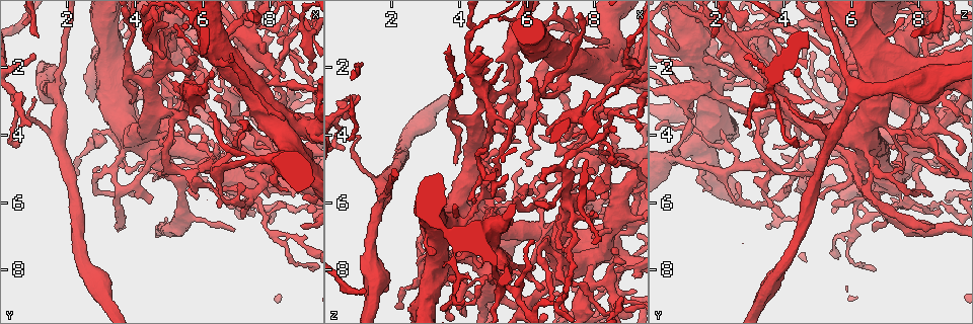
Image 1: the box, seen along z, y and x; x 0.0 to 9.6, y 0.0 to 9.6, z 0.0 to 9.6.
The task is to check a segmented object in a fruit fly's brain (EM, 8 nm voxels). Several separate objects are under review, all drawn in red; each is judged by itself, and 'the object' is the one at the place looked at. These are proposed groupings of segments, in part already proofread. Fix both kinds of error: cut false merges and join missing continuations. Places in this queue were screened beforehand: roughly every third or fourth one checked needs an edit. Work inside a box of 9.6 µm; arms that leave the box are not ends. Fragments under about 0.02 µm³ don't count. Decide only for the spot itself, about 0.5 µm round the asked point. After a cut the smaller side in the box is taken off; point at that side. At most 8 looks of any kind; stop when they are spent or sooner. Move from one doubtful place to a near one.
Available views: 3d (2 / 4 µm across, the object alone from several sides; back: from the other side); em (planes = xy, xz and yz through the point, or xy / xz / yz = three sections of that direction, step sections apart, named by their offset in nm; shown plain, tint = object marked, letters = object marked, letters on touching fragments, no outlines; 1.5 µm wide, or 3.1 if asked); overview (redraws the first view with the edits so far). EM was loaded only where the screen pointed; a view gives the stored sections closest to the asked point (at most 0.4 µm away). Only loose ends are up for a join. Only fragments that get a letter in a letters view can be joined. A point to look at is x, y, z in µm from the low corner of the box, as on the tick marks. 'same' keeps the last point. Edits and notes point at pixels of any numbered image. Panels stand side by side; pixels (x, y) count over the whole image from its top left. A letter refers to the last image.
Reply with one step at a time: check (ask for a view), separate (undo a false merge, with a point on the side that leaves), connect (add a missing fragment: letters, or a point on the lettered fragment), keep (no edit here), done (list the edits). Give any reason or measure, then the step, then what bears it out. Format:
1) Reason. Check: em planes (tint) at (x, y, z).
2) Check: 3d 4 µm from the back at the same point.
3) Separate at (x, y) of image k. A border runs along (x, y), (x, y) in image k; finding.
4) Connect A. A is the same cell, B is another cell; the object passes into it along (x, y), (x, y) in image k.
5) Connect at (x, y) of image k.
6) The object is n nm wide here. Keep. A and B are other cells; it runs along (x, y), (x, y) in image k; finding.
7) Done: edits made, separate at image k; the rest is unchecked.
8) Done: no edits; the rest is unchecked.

Check: 3d 2 µm at (8.80, 1.60, 9.00).

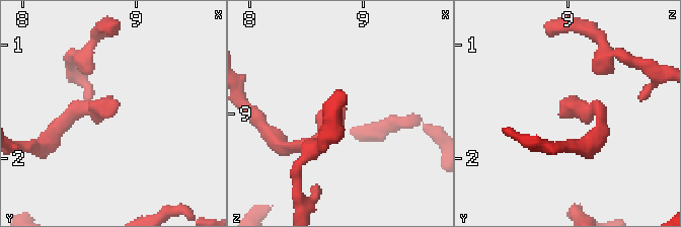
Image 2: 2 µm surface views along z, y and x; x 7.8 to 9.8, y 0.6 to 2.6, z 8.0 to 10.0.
Shape alone is not enough. Check: em planes (plain) at (8.86, 1.58, 8.94).

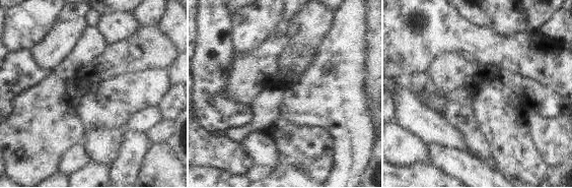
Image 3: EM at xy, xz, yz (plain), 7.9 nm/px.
What lies round it. Check: em planes (letters) at the same point.

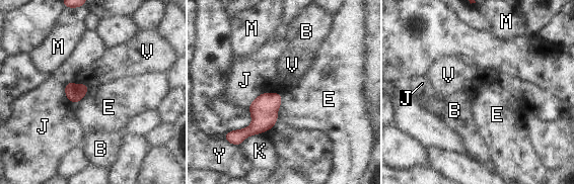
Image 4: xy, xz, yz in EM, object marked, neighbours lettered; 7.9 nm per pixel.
Keep. B, E, J, K, M, V and Y are other cells; a border runs along (282, 95), (277, 119) in image 4; none of them fits.

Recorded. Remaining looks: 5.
Sudden change in width. Check: 3d 4 µm at (5.85, 1.85, 7.95).

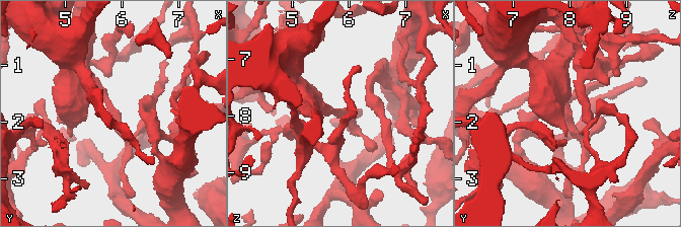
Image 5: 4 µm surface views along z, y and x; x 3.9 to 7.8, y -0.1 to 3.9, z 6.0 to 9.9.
Need the tissue. Check: em planes (tint) at (5.80, 1.80, 8.00).

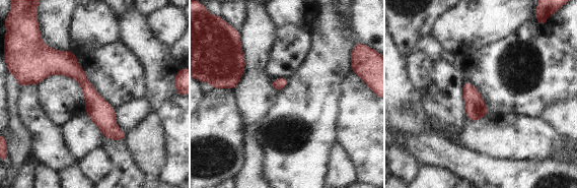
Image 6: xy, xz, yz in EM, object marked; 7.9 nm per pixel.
What lies round it. Check: em planes (letters) at the same point.

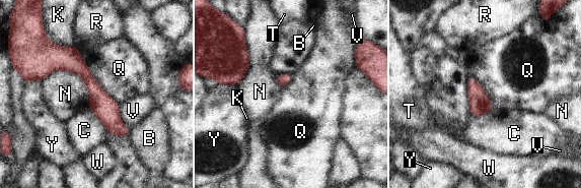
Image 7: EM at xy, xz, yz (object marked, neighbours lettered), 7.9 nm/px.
Keep. B, C, K, N, Q, R, T, V, W and Y are other cells; a border runs along (41, 81), (77, 73), (89, 106) in image 7; continuous, no second cell.

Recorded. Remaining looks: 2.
Tapers out. Check: em yz step 8 (tint) at (5.85, 5.90, 5.20).

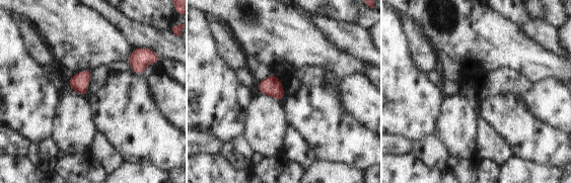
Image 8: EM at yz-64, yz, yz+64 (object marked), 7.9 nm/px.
Another direction. Check: em planes (letters) at the same point.

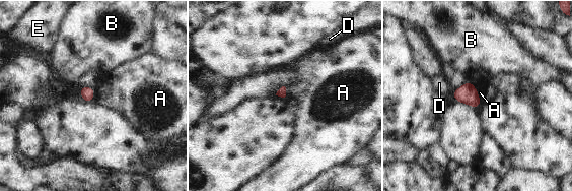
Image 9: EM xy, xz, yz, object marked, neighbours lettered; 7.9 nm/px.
The longest contact is with A, 110 nm. Connect D. D is the same cell, A, B and E are other cells; the object passes into it along (467, 93), (453, 92), (439, 83) in image 9; the cell continues.

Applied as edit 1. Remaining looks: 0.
Done: edits made, connect at image 9; the rest is unchecked.

